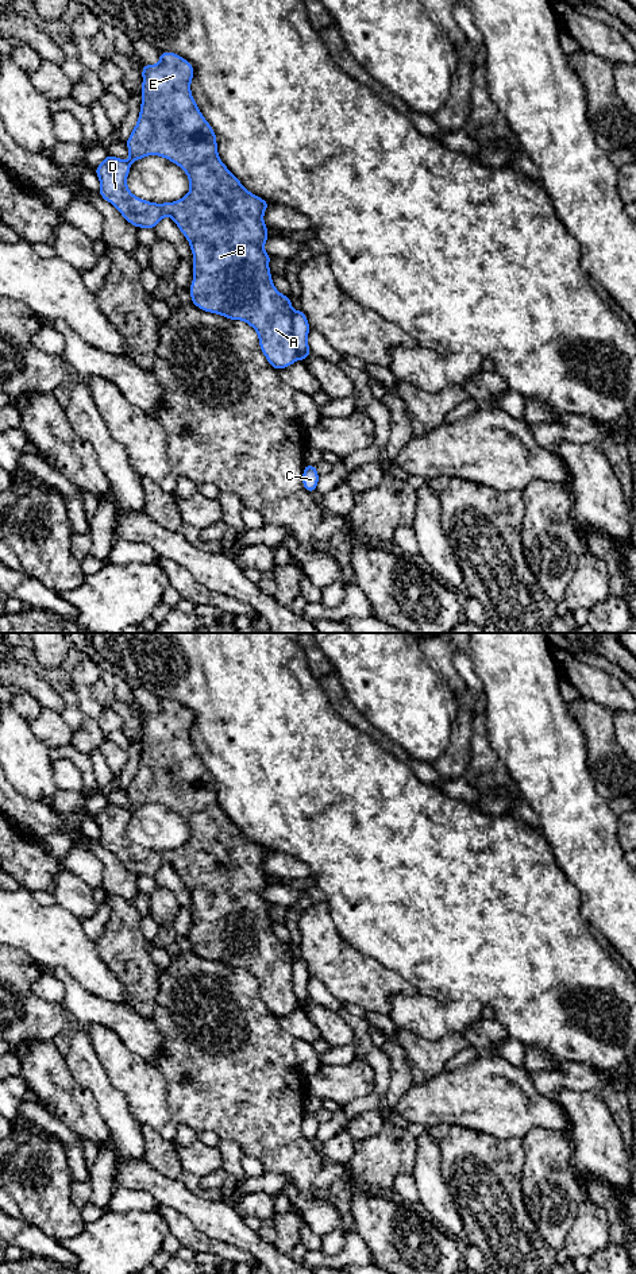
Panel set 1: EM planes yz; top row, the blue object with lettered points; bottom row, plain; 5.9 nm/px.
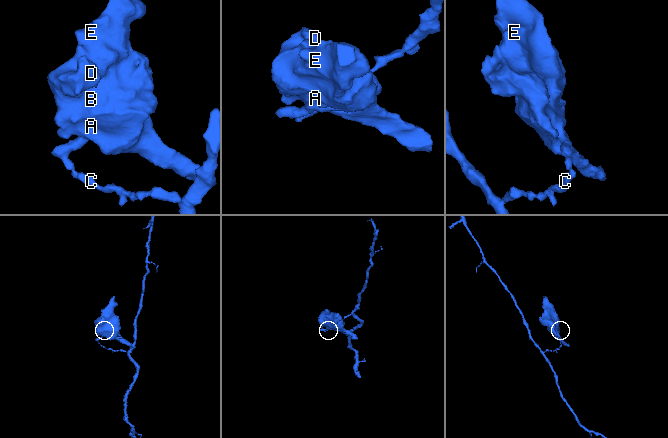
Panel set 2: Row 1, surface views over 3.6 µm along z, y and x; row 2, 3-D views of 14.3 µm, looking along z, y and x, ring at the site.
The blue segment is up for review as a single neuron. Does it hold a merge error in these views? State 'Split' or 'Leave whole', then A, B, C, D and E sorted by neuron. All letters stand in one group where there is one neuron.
Split. Groups: A B D E / C

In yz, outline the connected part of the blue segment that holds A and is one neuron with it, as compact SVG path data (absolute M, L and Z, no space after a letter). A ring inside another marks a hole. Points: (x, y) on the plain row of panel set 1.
M170 699L159 700L158 713L143 711L140 761L126 790L130 807L108 802L95 816L100 827L99 842L136 876L154 877L165 864L170 864L193 902L193 930L188 935L192 951L228 968L246 969L257 978L261 999L270 1014L286 1016L300 1005L292 987L292 949L274 934L269 916L273 904L265 900L265 889L270 884L263 861L270 852L250 841L219 806L216 781L190 740L193 722L193 713ZM147 803L159 803L178 812L189 826L189 841L163 852L134 843L127 834L127 823L131 811Z

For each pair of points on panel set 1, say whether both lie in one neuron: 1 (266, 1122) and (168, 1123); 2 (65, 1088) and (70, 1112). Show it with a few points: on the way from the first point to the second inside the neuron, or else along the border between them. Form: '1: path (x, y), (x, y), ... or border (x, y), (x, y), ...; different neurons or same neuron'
1: border (168, 1092), (170, 1115), (177, 1124); different neurons
2: path (65, 1093), (70, 1107); same neuron

